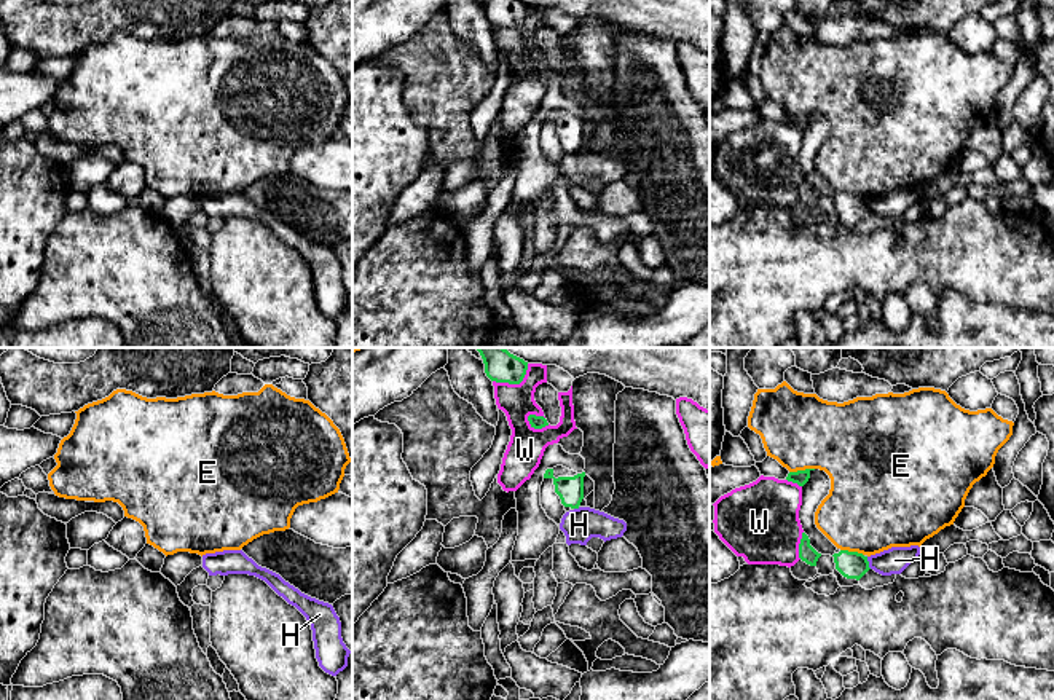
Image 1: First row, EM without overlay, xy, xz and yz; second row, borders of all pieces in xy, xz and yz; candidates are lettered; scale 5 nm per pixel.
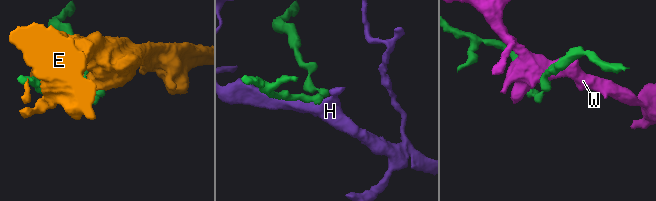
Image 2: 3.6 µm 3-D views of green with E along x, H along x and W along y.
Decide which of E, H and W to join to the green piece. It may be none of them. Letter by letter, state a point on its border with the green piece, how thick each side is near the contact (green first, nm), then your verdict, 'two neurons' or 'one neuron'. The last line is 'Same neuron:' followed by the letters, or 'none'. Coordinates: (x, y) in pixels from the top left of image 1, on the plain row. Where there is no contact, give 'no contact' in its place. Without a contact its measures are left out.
E: yz (801, 114) | 80/380 nm | two neurons
H: yz (868, 206) | 140/140 nm | two neurons
W: xz (515, 26) | 140/180 nm | two neurons
Same neuron: none

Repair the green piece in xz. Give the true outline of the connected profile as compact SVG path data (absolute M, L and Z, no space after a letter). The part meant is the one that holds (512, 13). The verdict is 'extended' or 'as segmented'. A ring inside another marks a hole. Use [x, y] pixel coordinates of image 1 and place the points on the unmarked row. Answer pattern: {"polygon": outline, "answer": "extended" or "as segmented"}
{"polygon": "M482 0L485 16L491 24L520 27L526 18L528 5L520 0Z", "answer": "as segmented"}

